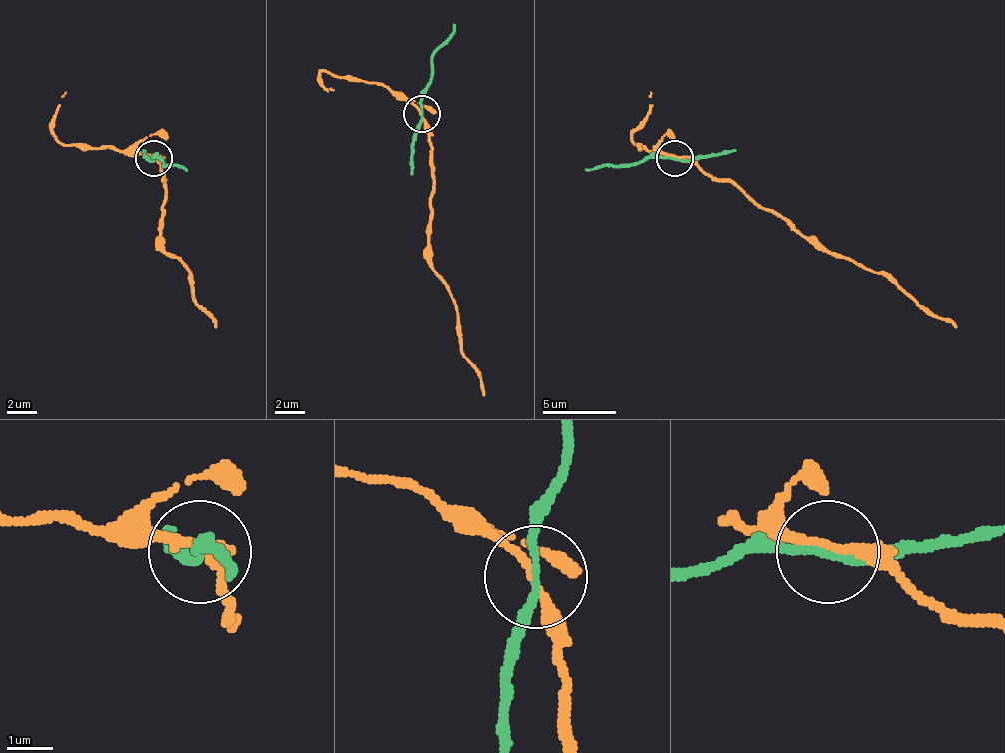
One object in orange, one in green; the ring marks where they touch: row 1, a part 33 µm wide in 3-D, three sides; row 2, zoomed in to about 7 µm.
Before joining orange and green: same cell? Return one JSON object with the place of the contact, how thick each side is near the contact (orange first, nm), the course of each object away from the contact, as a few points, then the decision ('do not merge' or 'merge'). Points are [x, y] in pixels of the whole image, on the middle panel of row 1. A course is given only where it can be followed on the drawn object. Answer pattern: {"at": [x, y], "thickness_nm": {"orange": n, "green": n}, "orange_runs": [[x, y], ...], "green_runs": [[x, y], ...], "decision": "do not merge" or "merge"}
{"at": [422, 114], "thickness_nm": {"orange": 190, "green": 160}, "orange_runs": [[421, 115], [432, 144], [428, 262], [458, 310], [458, 343], [483, 395]], "green_runs": [[421, 115], [432, 52], [454, 23]], "decision": "do not merge"}

